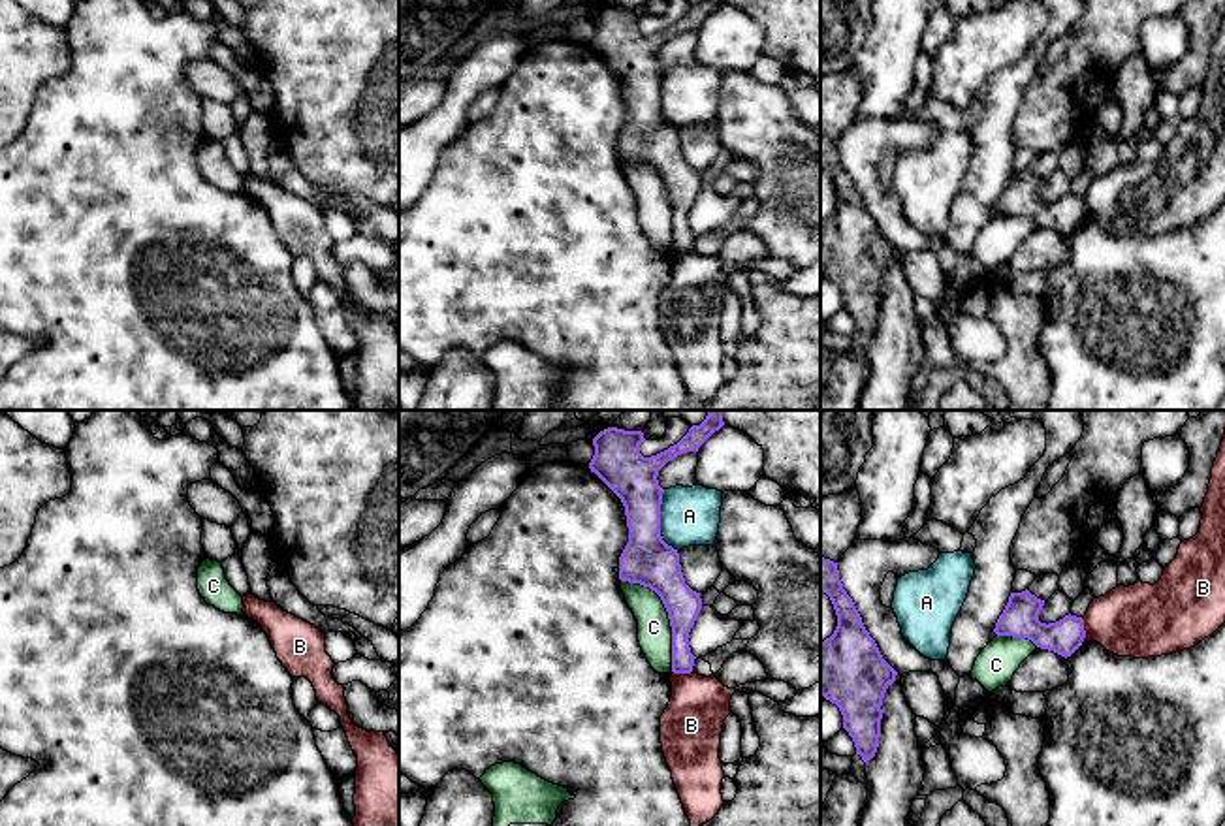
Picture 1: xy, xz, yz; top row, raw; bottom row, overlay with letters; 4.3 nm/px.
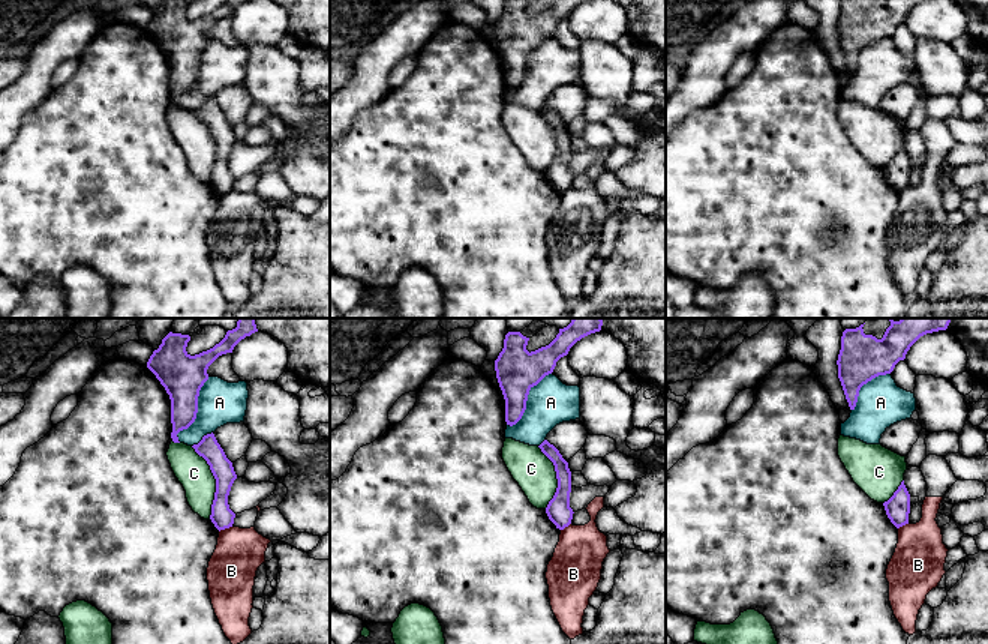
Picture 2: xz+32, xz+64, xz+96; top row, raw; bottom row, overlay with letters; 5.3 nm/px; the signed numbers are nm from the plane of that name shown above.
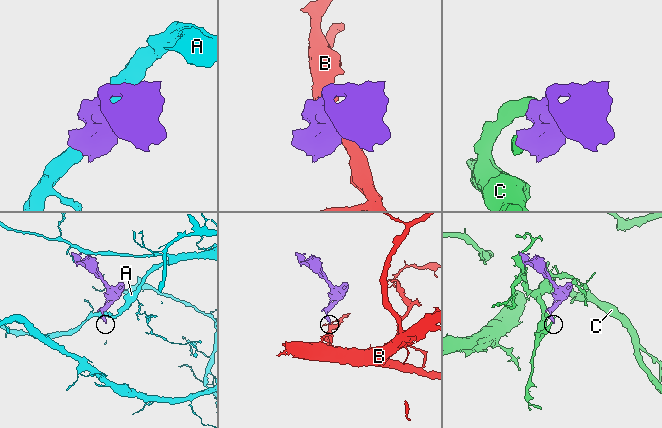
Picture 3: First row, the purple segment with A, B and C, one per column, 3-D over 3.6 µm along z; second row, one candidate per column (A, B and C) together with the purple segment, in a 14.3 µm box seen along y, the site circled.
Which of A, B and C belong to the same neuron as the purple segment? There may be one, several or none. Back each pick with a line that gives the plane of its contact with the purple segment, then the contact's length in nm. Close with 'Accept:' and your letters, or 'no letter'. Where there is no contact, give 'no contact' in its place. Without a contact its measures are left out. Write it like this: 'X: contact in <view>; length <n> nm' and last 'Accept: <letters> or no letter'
Accept: no letter

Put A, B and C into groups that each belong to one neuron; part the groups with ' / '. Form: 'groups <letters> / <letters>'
groups A / B / C

